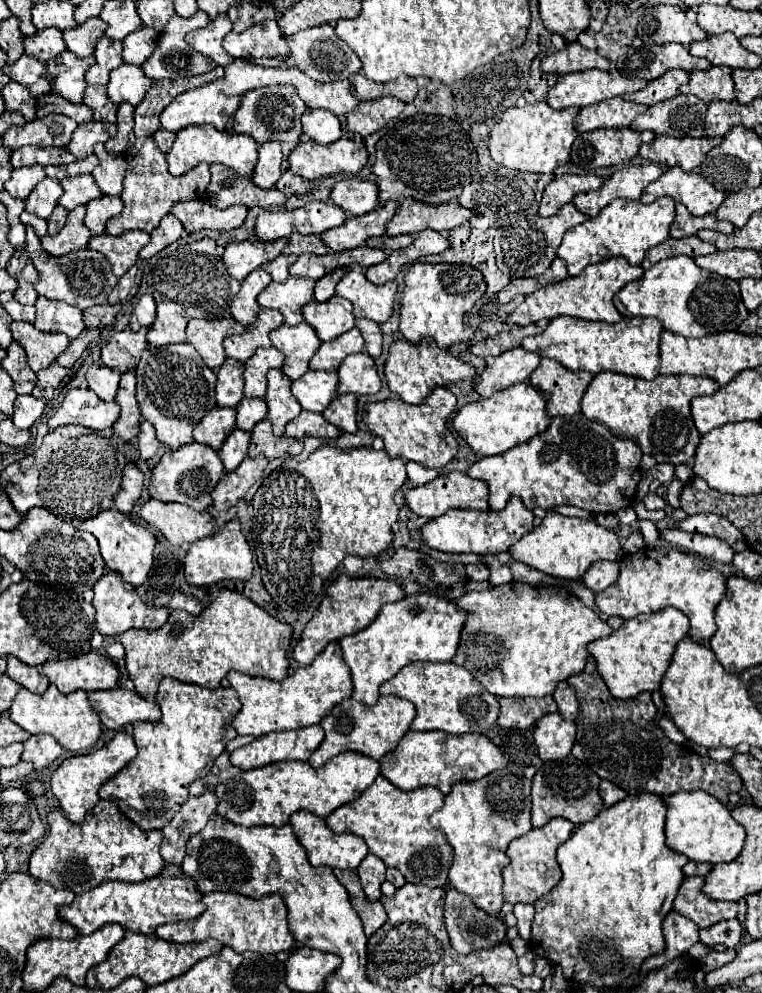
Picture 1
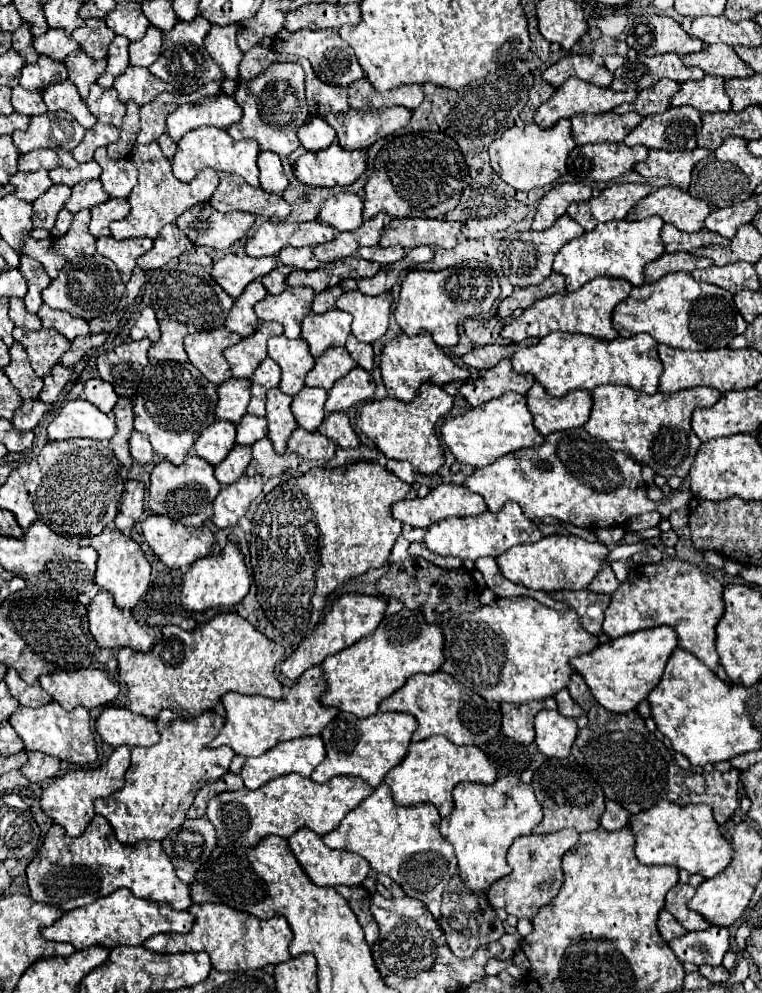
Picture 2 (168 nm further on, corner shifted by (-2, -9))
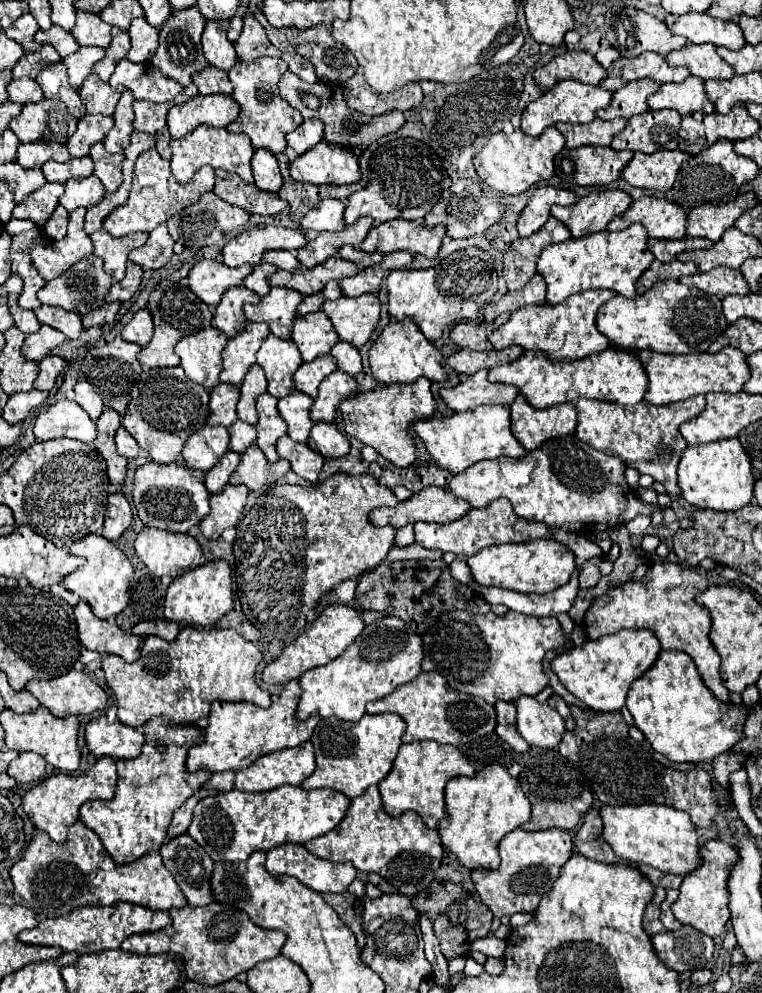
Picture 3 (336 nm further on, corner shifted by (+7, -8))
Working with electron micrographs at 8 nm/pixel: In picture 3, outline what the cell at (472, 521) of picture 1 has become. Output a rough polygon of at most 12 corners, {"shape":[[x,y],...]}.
{"shape":[[508,499],[452,523],[416,523],[416,543],[476,555],[502,543],[552,539]]}

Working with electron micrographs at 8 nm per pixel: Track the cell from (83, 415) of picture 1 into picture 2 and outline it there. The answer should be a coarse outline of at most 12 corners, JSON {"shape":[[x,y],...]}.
{"shape":[[87,400],[67,402],[49,440],[109,440],[115,420]]}

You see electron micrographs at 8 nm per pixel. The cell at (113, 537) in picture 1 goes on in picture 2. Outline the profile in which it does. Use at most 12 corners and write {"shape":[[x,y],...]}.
{"shape":[[107,526],[81,546],[99,554],[95,582],[119,608],[133,608],[149,586],[141,546]]}

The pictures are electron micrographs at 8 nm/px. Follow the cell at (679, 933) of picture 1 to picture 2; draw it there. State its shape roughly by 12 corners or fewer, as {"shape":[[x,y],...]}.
{"shape":[[667,910],[659,914],[661,938],[671,942],[673,938],[685,936],[681,924]]}

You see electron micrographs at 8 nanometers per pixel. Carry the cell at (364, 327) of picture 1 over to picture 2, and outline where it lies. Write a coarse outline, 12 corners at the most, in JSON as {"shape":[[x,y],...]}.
{"shape":[[351,334],[345,348],[361,368],[373,370],[373,346]]}

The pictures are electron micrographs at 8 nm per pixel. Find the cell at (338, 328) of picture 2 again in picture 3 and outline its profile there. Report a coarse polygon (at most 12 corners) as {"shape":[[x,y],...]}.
{"shape":[[324,311],[298,315],[292,341],[310,363],[340,341]]}

